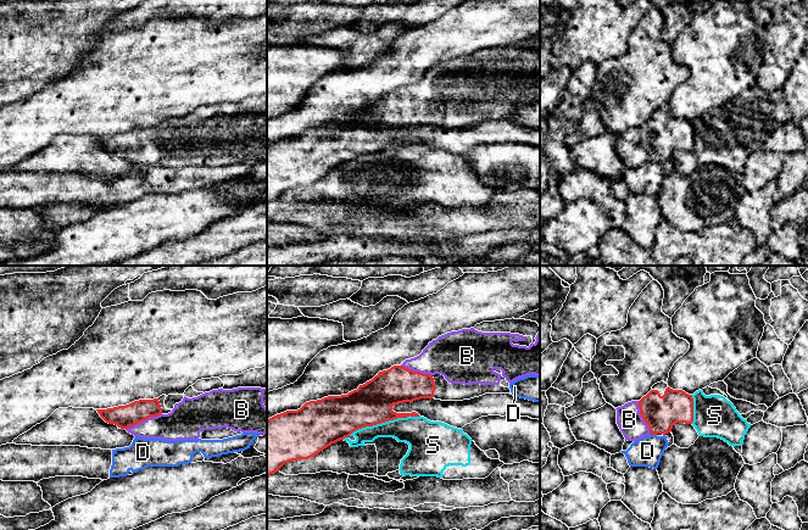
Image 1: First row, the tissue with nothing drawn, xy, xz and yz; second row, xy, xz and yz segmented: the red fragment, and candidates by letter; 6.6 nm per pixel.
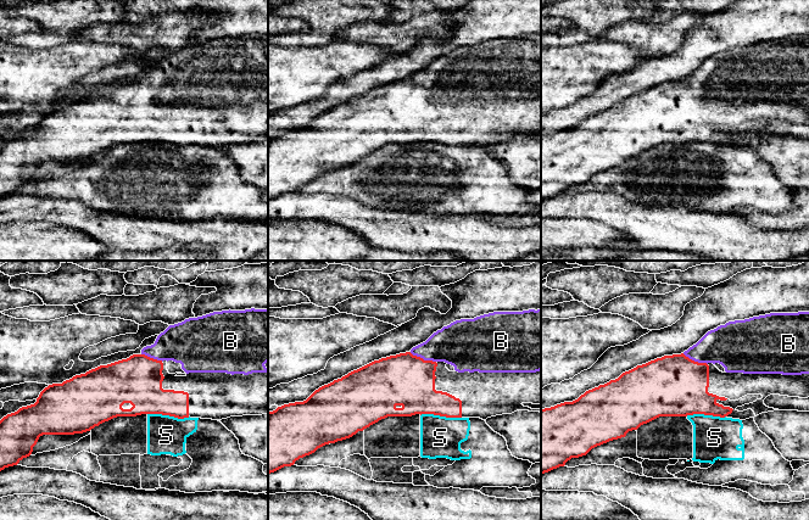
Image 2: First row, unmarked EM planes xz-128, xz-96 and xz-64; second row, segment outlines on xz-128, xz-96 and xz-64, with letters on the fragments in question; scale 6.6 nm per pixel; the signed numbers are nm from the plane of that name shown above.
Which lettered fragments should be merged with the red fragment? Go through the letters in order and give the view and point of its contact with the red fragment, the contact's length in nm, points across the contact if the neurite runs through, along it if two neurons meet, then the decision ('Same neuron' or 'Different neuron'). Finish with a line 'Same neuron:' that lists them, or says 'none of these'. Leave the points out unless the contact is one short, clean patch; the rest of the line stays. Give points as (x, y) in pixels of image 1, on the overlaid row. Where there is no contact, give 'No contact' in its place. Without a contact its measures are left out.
B: Touches red at xy (143, 420). Shared border 260 nm. Path across: xy (124, 417), (135, 417), (143, 420), (152, 424), (180, 424). Same neuron
D: Touches red at yz (653, 434). Shared border 50 nm. Boundary: yz (650, 433), (656, 435). Different neuron
S: Touches red at xz (380, 423). Shared border 550 nm. Different neuron
Same neuron: B

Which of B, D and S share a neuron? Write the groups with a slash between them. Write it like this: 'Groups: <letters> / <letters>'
Groups: B / D / S

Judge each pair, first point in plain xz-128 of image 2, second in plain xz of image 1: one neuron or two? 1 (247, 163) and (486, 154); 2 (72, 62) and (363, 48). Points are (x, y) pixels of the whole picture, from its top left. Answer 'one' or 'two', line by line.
1: one
2: two

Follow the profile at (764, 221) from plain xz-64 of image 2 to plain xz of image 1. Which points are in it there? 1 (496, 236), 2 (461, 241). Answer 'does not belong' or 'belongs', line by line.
1: does not belong
2: does not belong

